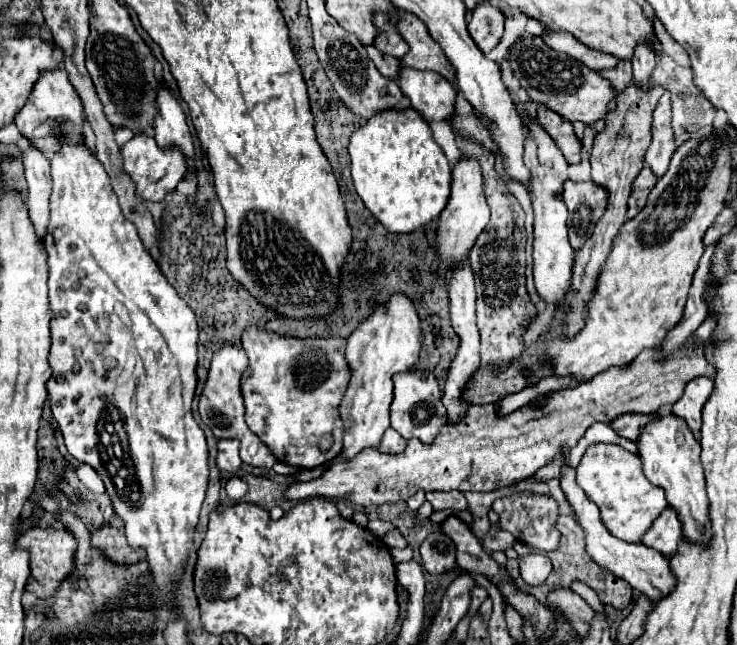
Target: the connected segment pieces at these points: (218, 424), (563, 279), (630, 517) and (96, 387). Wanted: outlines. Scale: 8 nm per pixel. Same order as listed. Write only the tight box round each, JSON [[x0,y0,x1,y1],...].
[[199,345,275,469],[525,121,573,305],[577,445,667,543],[45,139,209,597]]

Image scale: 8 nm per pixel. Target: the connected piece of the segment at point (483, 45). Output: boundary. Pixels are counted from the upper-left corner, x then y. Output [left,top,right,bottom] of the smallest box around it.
[467,3,505,53]

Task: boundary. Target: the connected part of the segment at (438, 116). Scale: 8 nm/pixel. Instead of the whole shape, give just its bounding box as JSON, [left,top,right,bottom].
[397,65,455,121]

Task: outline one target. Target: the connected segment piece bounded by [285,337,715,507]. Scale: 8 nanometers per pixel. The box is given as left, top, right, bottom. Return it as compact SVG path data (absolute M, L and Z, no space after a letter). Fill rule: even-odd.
M689 337L687 343L665 361L657 361L659 349L643 351L629 367L607 369L583 385L549 393L543 407L529 403L507 417L497 417L495 405L473 405L465 411L465 417L459 423L447 423L429 445L421 443L419 439L409 439L407 449L397 455L385 455L377 449L363 449L349 461L333 463L331 469L327 469L319 479L293 483L285 491L285 497L291 501L329 497L367 507L407 501L419 489L455 489L465 493L509 487L515 481L533 477L537 469L559 457L565 447L575 447L593 423L611 423L623 413L655 415L681 397L681 391L689 379L701 375L713 379L715 369L705 361L703 347L705 345L693 351L693 337Z

